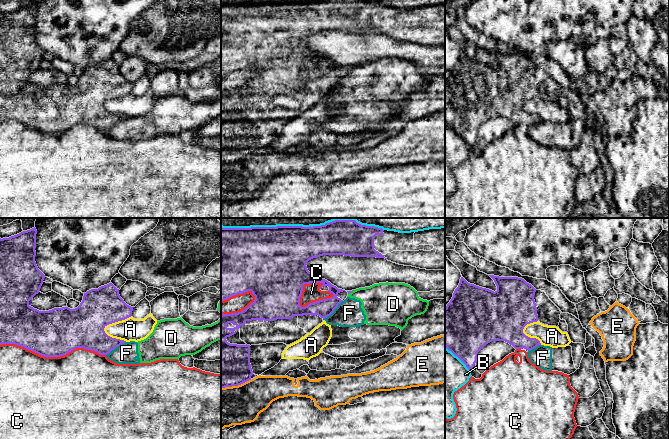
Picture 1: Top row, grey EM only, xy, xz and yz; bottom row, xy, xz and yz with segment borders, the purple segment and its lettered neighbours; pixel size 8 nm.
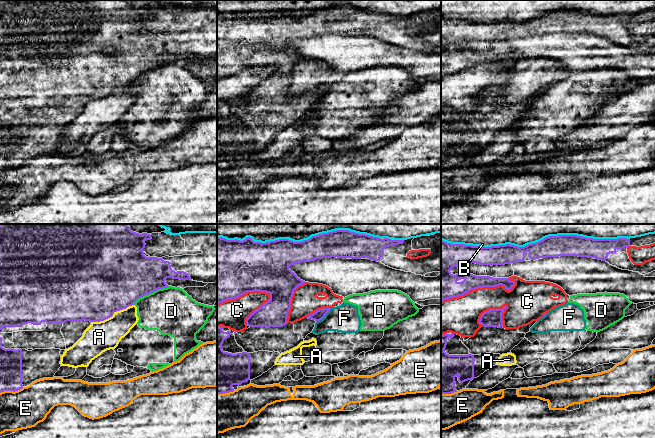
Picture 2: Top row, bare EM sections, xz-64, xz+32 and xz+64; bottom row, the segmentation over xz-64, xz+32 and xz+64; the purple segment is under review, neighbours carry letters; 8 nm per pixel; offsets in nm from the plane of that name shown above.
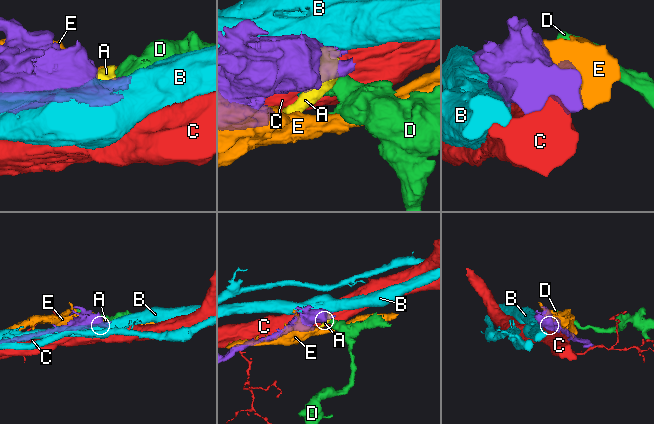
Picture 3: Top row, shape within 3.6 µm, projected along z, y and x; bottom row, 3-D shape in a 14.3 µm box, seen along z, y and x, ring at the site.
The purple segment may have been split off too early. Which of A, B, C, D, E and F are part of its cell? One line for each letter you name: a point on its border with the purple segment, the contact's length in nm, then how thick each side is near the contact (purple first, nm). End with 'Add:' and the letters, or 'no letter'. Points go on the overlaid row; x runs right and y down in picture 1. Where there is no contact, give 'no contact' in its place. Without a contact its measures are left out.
Add: no letter

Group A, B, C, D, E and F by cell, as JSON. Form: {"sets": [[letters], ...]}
{"sets": [["A"], ["B"], ["C"], ["D", "F"], ["E"]]}

